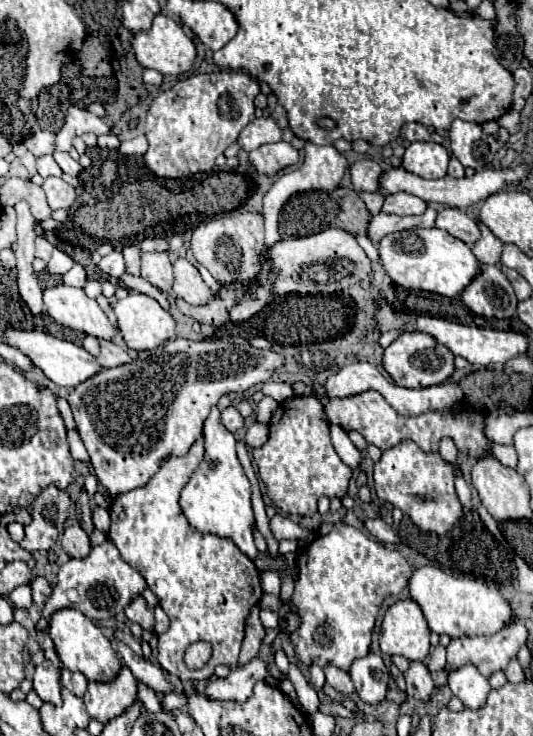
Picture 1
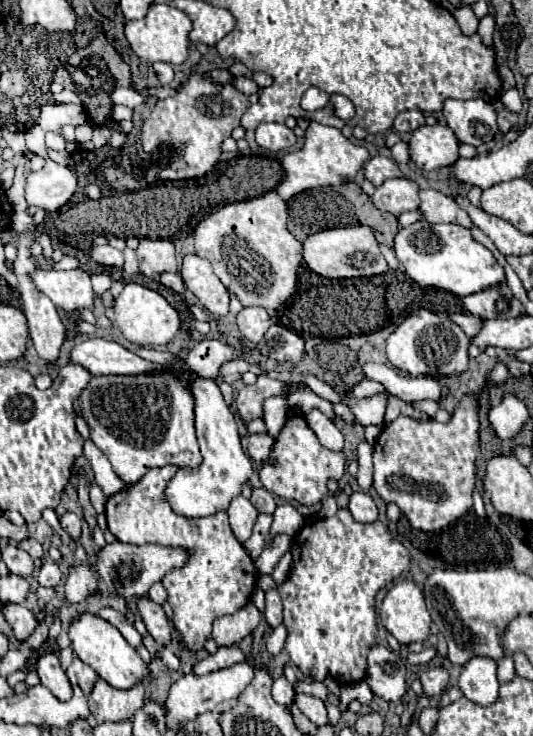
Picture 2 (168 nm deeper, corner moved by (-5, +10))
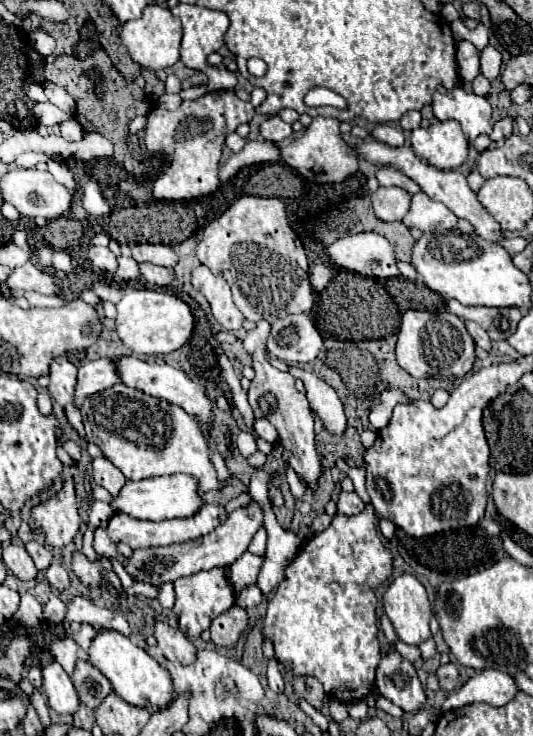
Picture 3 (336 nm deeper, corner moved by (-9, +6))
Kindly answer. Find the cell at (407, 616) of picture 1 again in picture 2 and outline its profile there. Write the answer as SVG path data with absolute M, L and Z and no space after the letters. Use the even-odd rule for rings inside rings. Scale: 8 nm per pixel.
M402 580L394 584L394 588L388 590L382 608L380 608L380 620L382 626L400 642L400 644L410 644L410 642L420 642L424 644L430 636L430 612L426 610L424 604L424 594L422 590L412 582L412 580Z

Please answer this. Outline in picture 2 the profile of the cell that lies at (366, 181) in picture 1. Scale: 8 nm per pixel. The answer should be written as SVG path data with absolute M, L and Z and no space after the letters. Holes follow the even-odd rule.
M374 156L364 164L364 176L374 186L380 186L388 178L400 178L402 172L398 170L398 164L392 158L386 156Z

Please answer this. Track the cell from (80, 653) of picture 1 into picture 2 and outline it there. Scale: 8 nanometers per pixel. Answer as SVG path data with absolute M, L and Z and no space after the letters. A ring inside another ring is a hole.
M82 612L80 616L76 616L68 628L68 636L72 642L72 650L74 654L88 666L94 668L94 672L106 680L110 686L114 688L130 688L138 682L144 680L144 676L148 674L148 666L140 660L138 652L126 644L124 636L106 620L102 620L96 614L90 612Z

